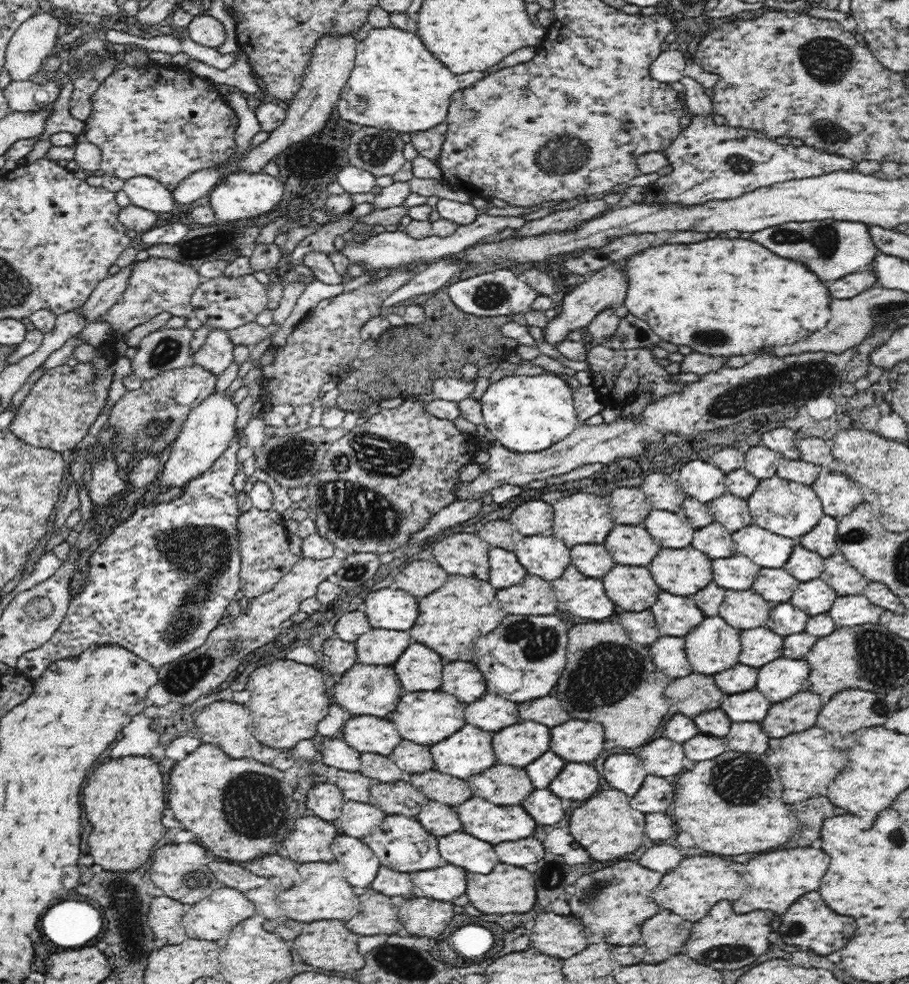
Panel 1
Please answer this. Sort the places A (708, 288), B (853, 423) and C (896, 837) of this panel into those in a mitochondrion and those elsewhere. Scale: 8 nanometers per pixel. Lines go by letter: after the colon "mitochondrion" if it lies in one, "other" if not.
A: other
B: other
C: mitochondrion

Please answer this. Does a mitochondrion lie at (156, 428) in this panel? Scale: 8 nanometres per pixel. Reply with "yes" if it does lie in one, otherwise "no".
yes

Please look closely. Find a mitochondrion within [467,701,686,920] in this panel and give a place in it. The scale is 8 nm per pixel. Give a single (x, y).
(596, 889)

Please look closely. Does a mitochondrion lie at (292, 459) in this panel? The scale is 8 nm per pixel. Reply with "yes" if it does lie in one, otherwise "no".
yes

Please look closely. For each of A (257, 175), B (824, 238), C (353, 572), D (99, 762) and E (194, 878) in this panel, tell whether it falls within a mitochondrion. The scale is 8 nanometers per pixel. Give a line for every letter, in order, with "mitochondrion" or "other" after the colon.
A: other
B: mitochondrion
C: mitochondrion
D: other
E: mitochondrion

